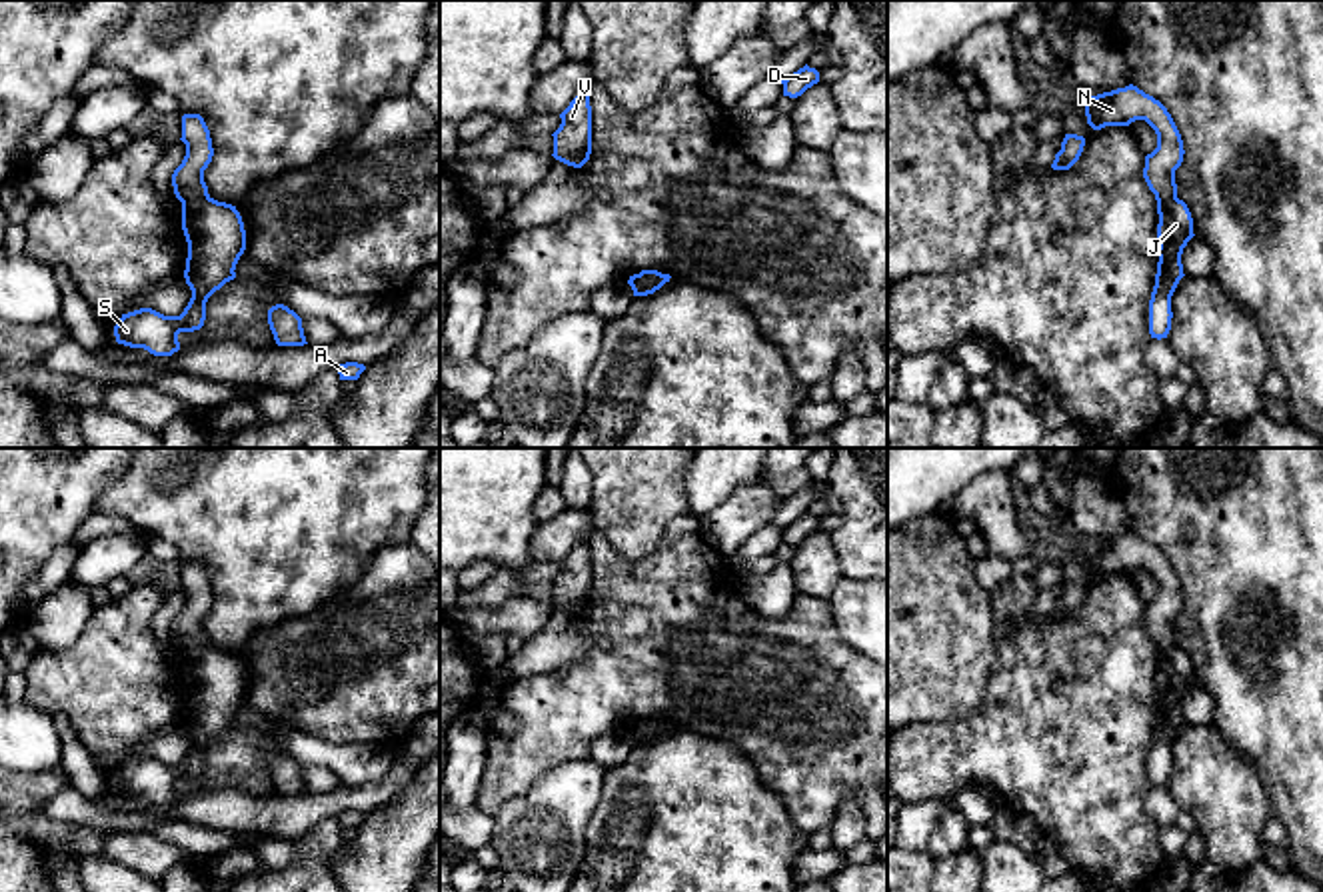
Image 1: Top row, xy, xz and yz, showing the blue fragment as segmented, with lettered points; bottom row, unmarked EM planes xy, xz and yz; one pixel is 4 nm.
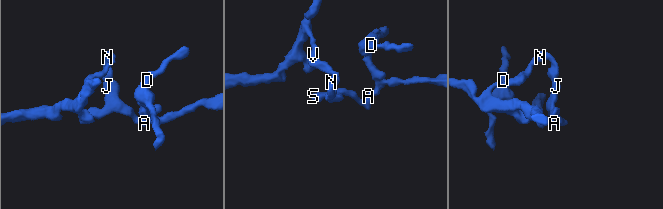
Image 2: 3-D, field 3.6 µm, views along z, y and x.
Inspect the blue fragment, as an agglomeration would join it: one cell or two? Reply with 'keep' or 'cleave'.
cleave

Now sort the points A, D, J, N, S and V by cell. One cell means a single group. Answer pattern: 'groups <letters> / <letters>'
groups A D J S / N V

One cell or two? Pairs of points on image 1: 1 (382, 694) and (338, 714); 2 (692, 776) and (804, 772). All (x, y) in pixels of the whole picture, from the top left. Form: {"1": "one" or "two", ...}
{"1": "one", "2": "two"}

